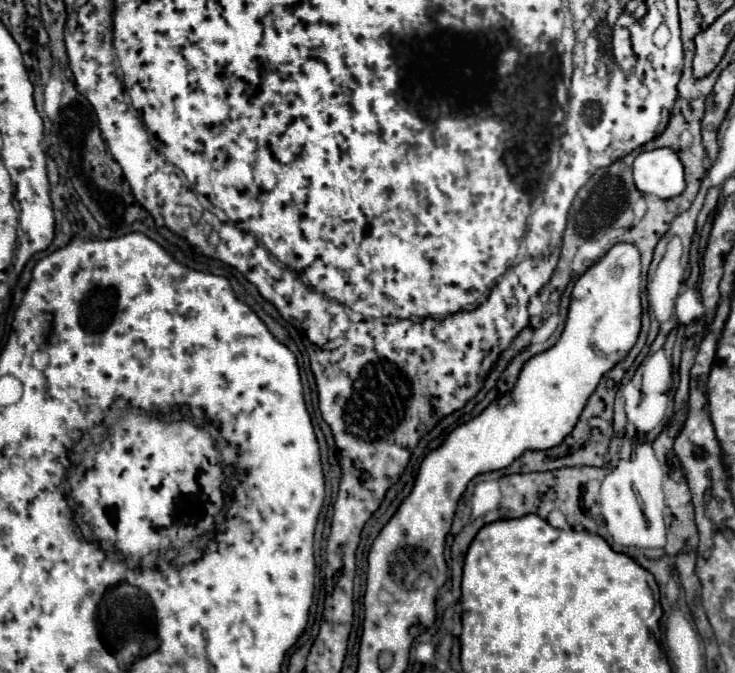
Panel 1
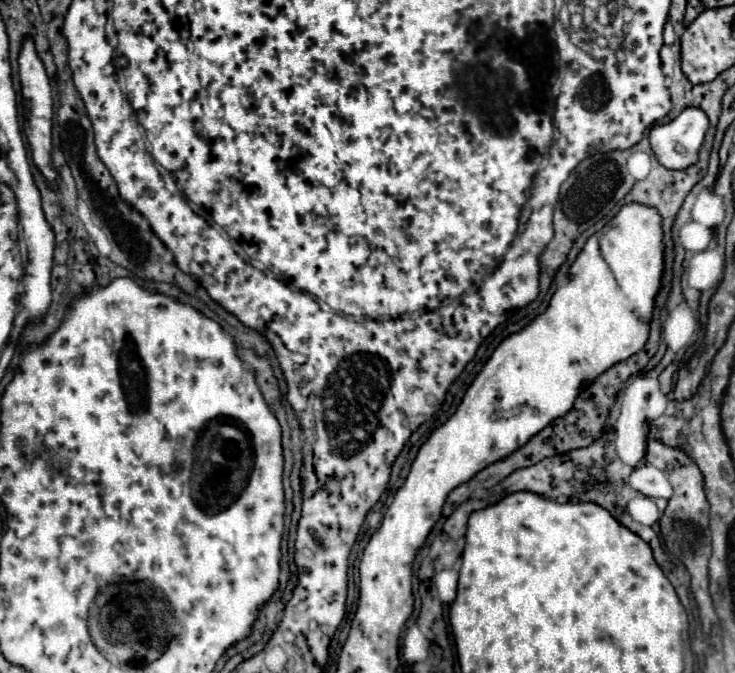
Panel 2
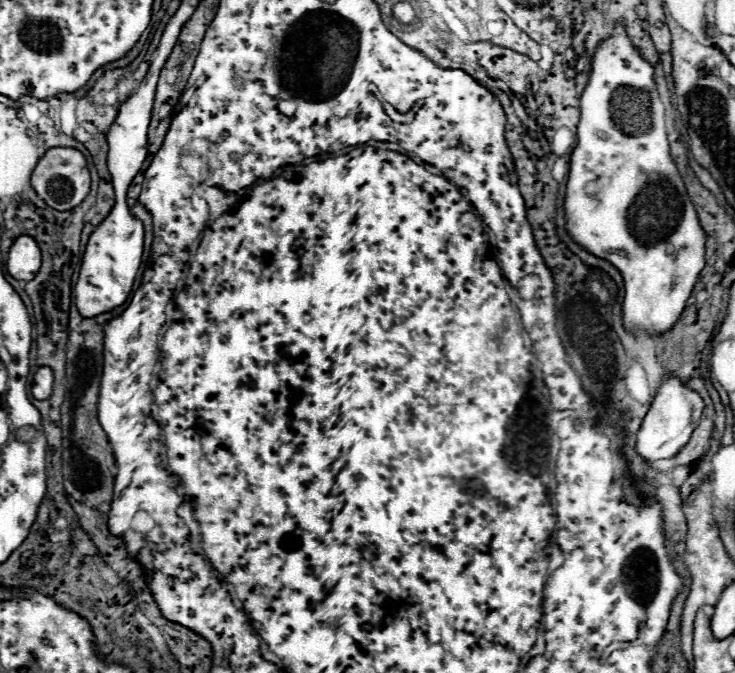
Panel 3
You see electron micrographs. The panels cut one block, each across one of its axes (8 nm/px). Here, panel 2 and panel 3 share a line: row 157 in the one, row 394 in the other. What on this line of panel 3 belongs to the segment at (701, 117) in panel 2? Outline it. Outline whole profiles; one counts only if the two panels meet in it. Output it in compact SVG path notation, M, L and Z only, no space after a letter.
M668 374L664 376L662 384L658 386L658 392L654 396L654 402L642 422L642 428L638 432L638 440L636 440L636 452L648 460L648 462L656 462L656 460L668 460L672 456L678 454L678 450L688 442L690 434L694 432L694 424L700 420L704 410L704 400L690 390L678 376Z

